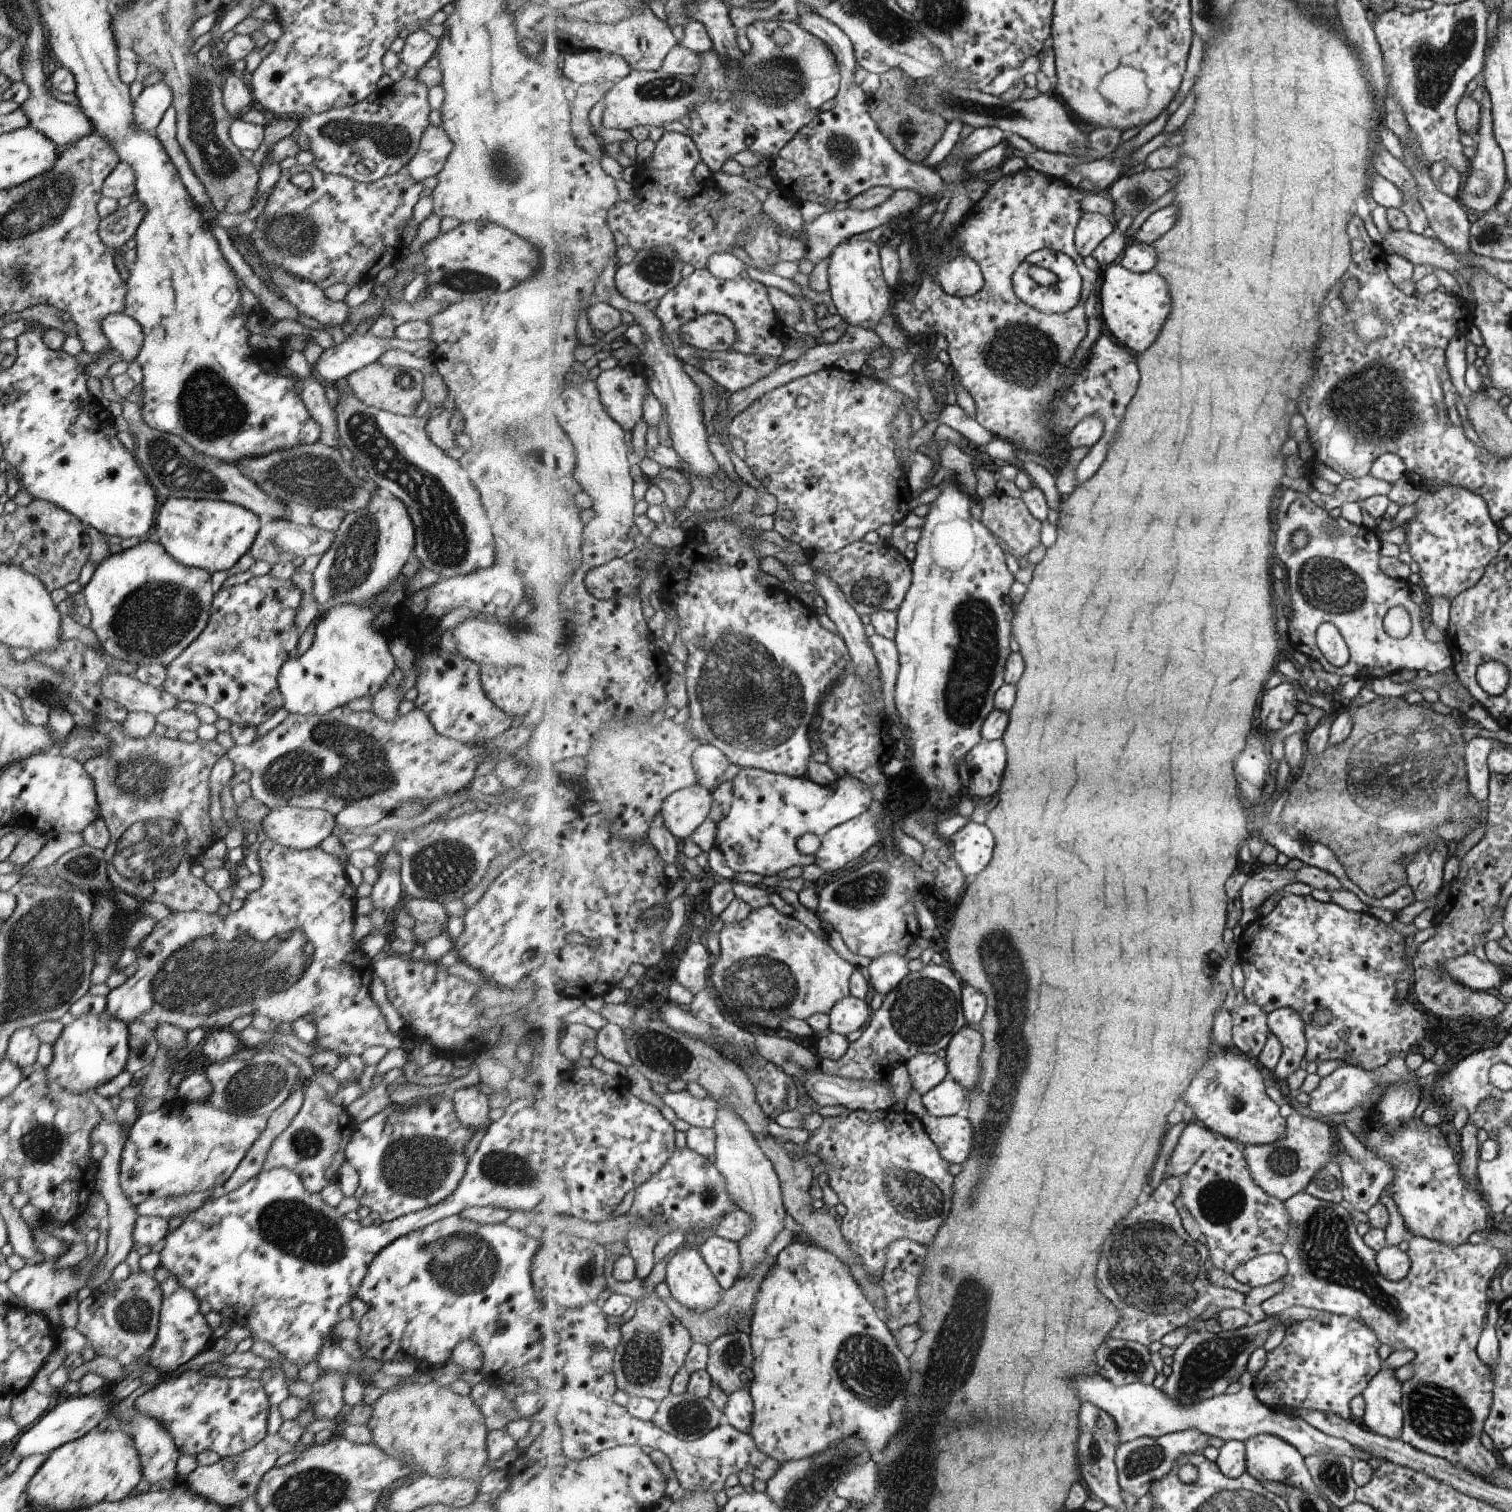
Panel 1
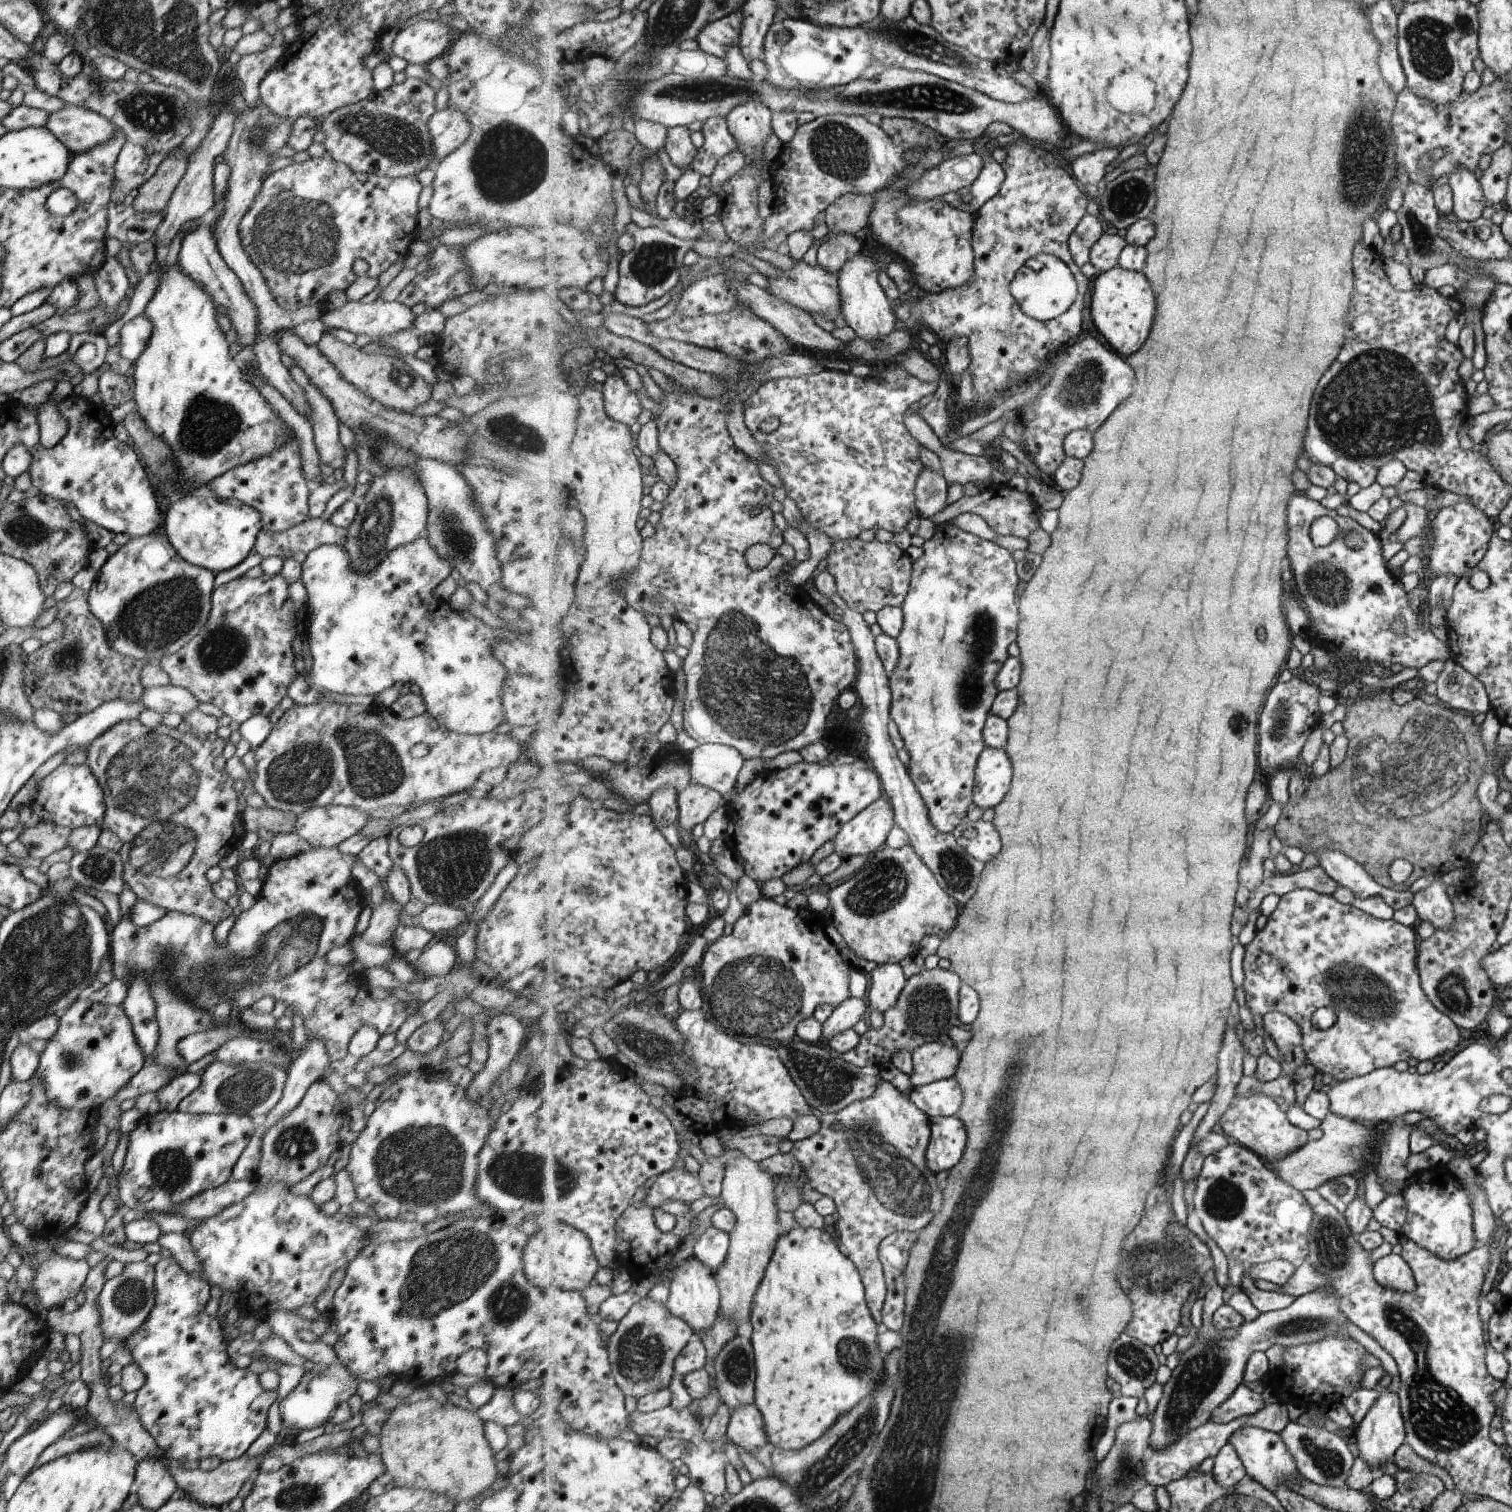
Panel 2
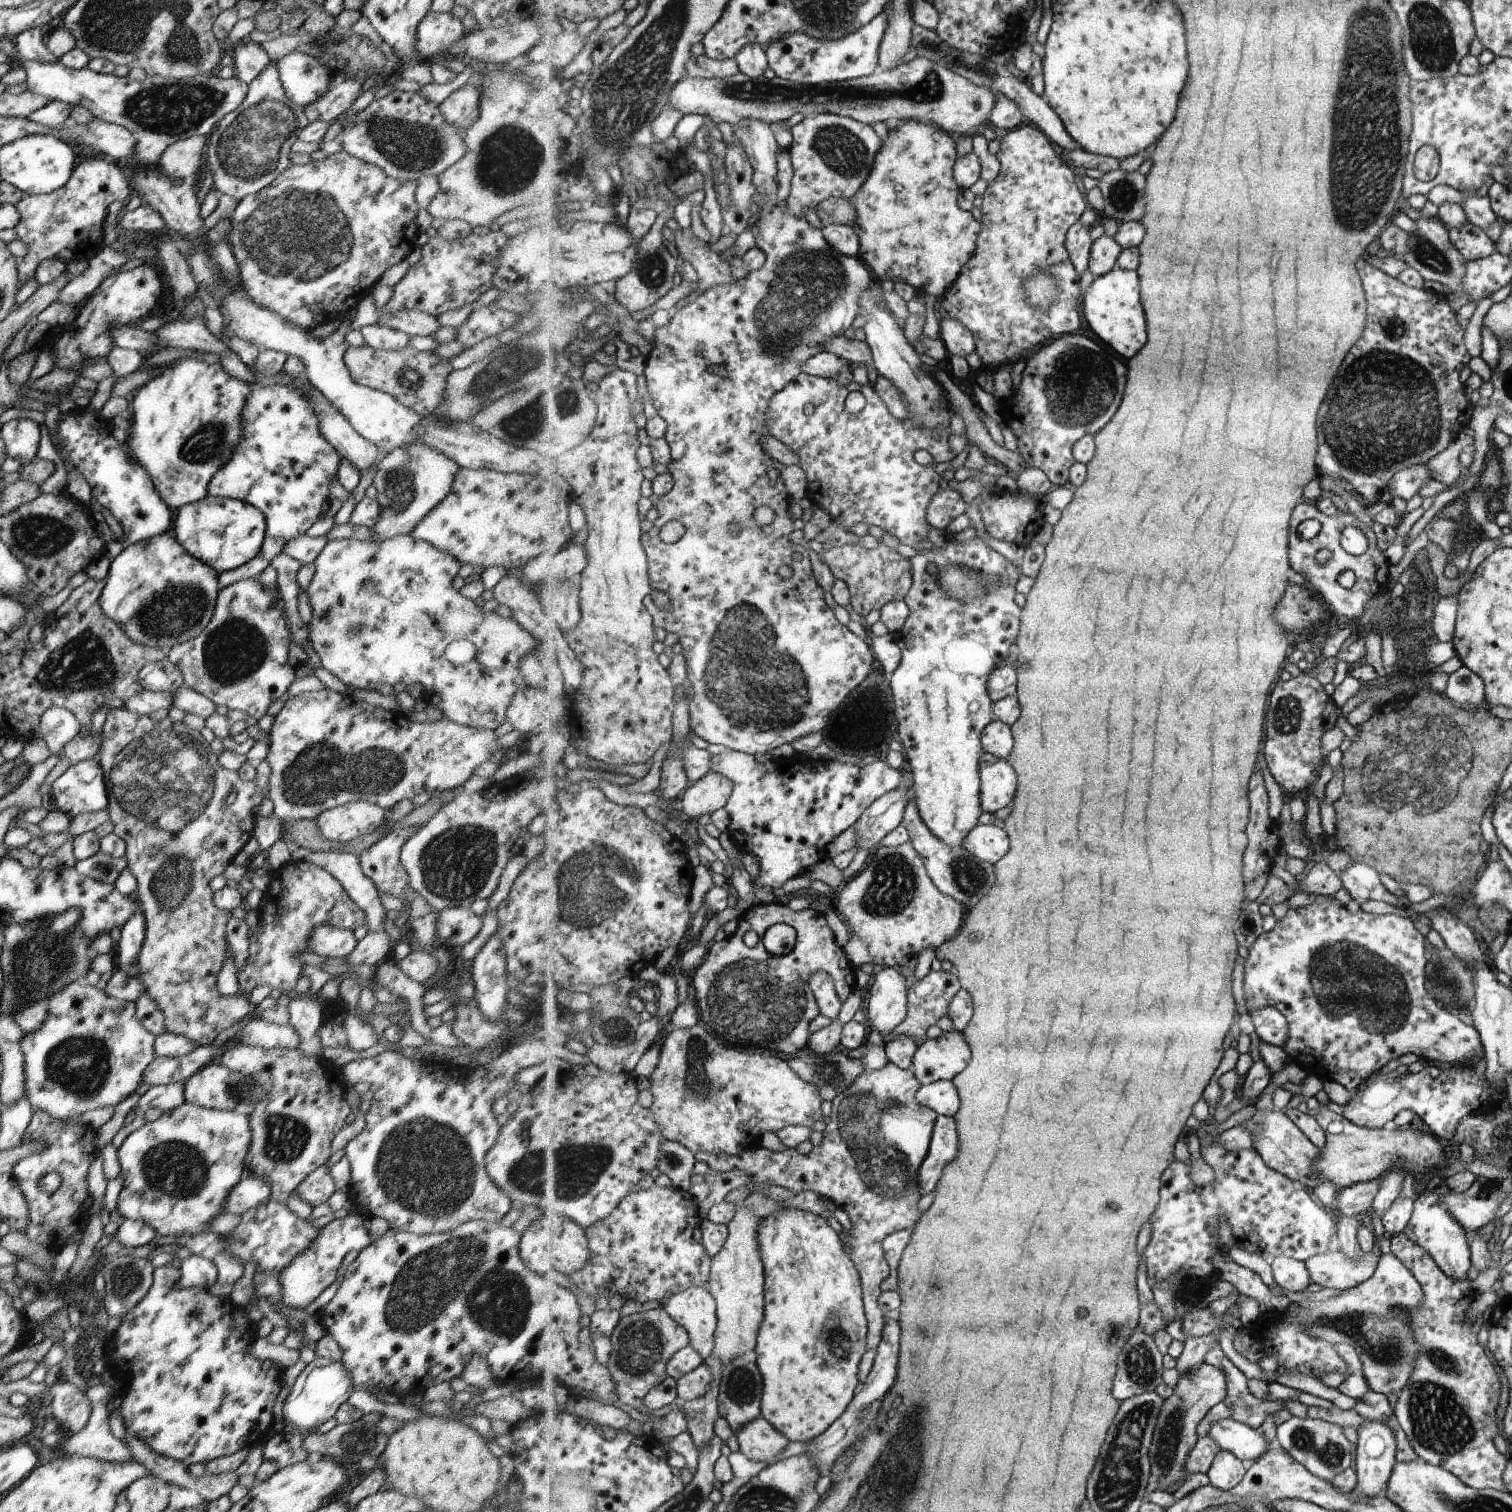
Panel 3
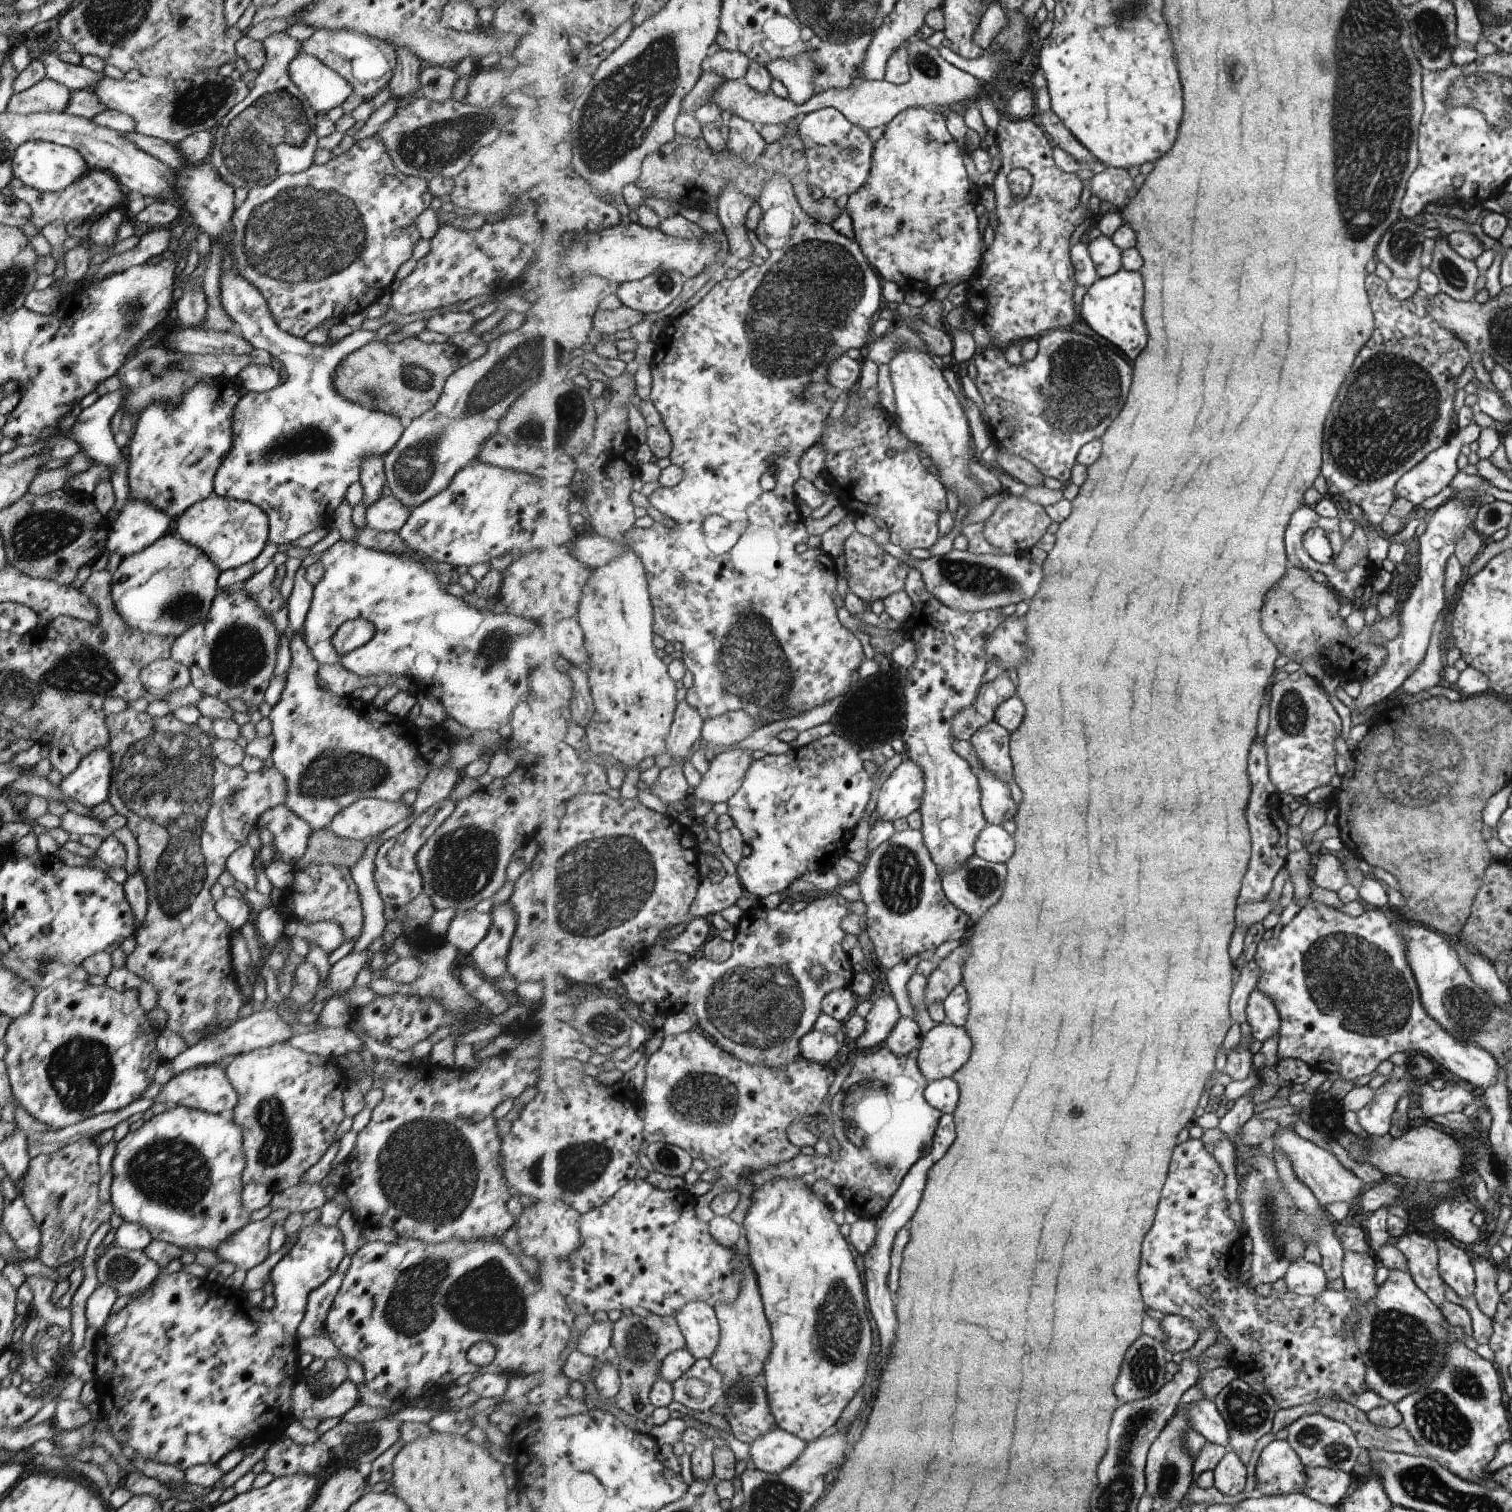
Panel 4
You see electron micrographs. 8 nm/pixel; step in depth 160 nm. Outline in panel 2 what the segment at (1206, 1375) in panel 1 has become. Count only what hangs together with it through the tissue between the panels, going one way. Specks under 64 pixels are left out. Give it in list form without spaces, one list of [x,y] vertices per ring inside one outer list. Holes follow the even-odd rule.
[[[1323,1290],[1315,1291],[1314,1293],[1309,1293],[1307,1295],[1303,1295],[1302,1297],[1295,1298],[1295,1302],[1286,1309],[1280,1310],[1280,1311],[1271,1311],[1268,1313],[1262,1313],[1262,1315],[1257,1318],[1257,1320],[1254,1320],[1250,1323],[1245,1323],[1241,1328],[1238,1329],[1238,1335],[1235,1338],[1231,1339],[1216,1339],[1216,1338],[1210,1338],[1207,1339],[1204,1338],[1201,1333],[1199,1333],[1199,1330],[1201,1328],[1201,1314],[1202,1314],[1202,1305],[1203,1305],[1204,1298],[1198,1298],[1192,1303],[1190,1308],[1190,1316],[1189,1320],[1193,1327],[1196,1329],[1196,1338],[1195,1338],[1195,1344],[1191,1346],[1185,1353],[1181,1355],[1181,1360],[1179,1364],[1174,1368],[1172,1371],[1171,1379],[1169,1382],[1165,1384],[1163,1397],[1161,1401],[1158,1403],[1156,1410],[1153,1412],[1153,1419],[1154,1419],[1154,1429],[1150,1438],[1150,1446],[1155,1449],[1156,1451],[1164,1451],[1166,1448],[1169,1448],[1171,1445],[1174,1445],[1181,1437],[1184,1437],[1188,1432],[1191,1432],[1191,1430],[1195,1430],[1196,1428],[1199,1428],[1200,1426],[1203,1426],[1205,1423],[1208,1423],[1212,1420],[1213,1413],[1215,1412],[1216,1408],[1219,1405],[1223,1405],[1225,1401],[1228,1400],[1229,1397],[1232,1396],[1233,1393],[1236,1392],[1236,1390],[1239,1388],[1239,1383],[1243,1382],[1243,1374],[1245,1374],[1245,1366],[1247,1366],[1247,1360],[1249,1360],[1249,1356],[1253,1356],[1253,1352],[1257,1352],[1257,1350],[1265,1351],[1267,1348],[1271,1348],[1271,1346],[1275,1346],[1275,1344],[1282,1345],[1284,1348],[1287,1347],[1294,1347],[1297,1345],[1304,1345],[1304,1344],[1311,1344],[1319,1342],[1321,1339],[1324,1339],[1328,1336],[1333,1336],[1335,1334],[1339,1334],[1344,1339],[1351,1339],[1351,1334],[1349,1334],[1349,1330],[1347,1330],[1347,1326],[1349,1326],[1349,1322],[1351,1322],[1350,1318],[1345,1314],[1345,1311],[1342,1311],[1342,1308],[1340,1307],[1340,1298],[1335,1293],[1327,1293]]]

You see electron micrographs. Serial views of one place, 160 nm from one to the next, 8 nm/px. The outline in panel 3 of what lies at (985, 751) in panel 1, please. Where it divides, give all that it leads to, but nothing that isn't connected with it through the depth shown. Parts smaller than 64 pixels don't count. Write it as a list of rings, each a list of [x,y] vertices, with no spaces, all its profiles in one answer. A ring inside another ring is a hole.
[[[984,753],[980,760],[982,786],[980,797],[985,812],[997,812],[1009,806],[1017,792],[1017,774],[1015,770],[991,753]]]

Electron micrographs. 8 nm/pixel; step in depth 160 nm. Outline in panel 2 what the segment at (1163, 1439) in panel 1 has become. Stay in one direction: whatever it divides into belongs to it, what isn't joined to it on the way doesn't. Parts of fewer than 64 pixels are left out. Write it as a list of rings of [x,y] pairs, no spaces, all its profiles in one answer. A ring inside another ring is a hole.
[[[1247,1416],[1236,1418],[1227,1424],[1209,1421],[1199,1428],[1191,1430],[1164,1451],[1156,1451],[1150,1446],[1144,1457],[1144,1471],[1148,1484],[1153,1486],[1163,1485],[1165,1487],[1170,1482],[1188,1475],[1190,1470],[1198,1469],[1203,1464],[1203,1460],[1207,1460],[1207,1458],[1214,1459],[1219,1451],[1229,1443],[1231,1435],[1237,1429],[1243,1427],[1245,1422],[1247,1422]]]

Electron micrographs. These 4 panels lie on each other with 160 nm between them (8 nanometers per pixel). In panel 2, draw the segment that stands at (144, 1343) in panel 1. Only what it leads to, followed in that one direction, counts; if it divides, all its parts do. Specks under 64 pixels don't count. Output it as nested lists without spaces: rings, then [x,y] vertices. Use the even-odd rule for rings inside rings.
[[[145,1261],[125,1263],[120,1274],[106,1280],[98,1294],[100,1327],[105,1341],[124,1340],[145,1320],[154,1303],[154,1267]]]

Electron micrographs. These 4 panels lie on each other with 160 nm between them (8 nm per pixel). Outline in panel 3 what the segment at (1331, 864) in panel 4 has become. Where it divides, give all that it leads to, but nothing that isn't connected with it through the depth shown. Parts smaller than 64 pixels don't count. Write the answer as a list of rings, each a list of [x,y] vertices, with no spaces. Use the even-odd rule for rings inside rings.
[[[1325,861],[1311,864],[1306,874],[1298,878],[1297,883],[1306,893],[1331,897],[1335,897],[1344,887],[1340,875],[1337,876]]]

